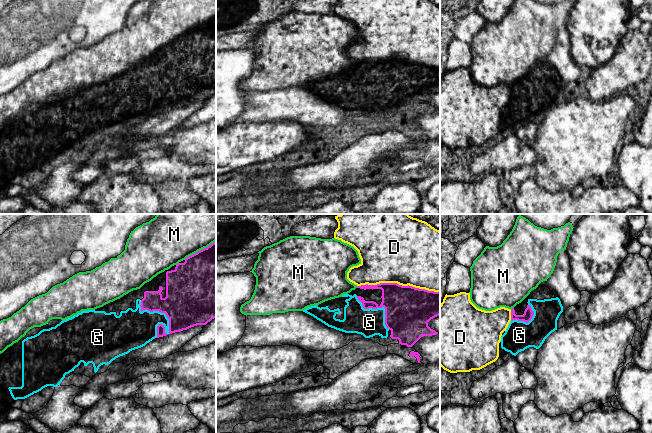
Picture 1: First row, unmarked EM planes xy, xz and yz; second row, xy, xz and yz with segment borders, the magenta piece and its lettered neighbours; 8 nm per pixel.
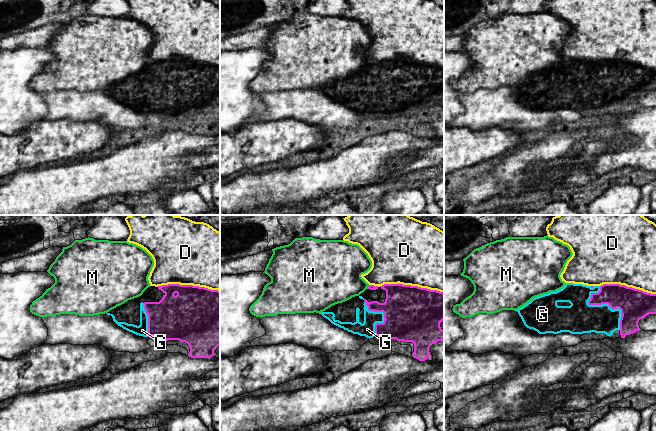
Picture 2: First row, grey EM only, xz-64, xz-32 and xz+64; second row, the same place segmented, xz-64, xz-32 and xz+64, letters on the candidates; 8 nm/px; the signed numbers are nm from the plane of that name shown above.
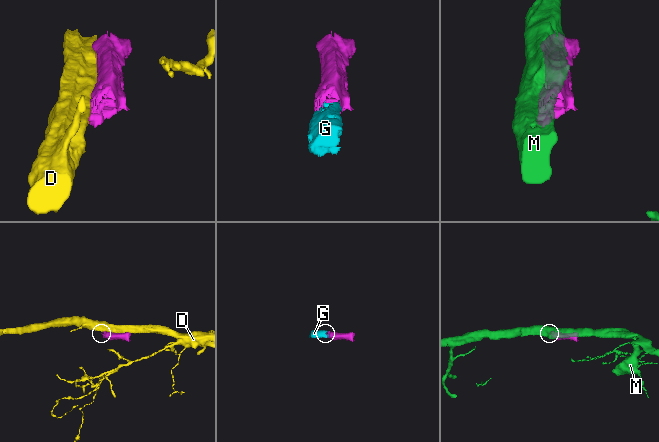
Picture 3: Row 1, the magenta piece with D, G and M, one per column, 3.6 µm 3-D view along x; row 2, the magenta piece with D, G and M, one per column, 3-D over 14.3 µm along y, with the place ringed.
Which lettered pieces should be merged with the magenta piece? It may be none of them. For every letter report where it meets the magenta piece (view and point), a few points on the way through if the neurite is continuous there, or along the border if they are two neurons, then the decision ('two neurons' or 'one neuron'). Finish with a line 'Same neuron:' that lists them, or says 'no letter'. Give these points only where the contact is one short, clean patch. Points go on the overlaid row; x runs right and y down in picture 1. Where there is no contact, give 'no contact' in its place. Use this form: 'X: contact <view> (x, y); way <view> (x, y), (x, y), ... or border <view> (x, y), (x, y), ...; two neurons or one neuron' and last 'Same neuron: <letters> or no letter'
D: contact xz (398, 284); two neurons
G: contact xy (158, 310); one neuron
M: contact xy (200, 250); two neurons
Same neuron: G

